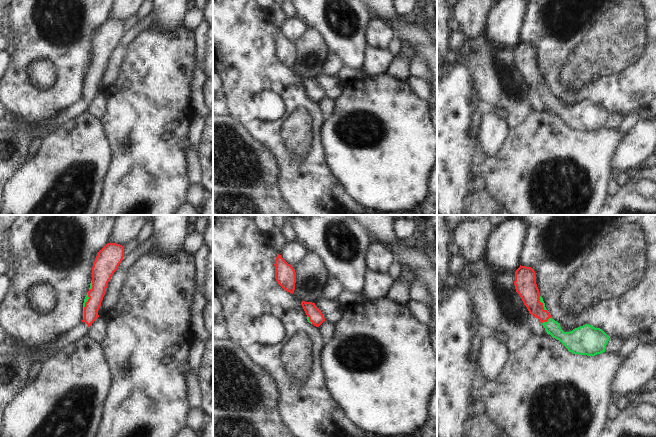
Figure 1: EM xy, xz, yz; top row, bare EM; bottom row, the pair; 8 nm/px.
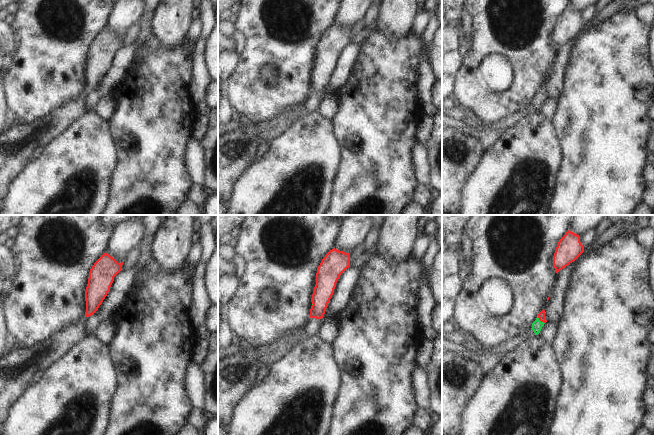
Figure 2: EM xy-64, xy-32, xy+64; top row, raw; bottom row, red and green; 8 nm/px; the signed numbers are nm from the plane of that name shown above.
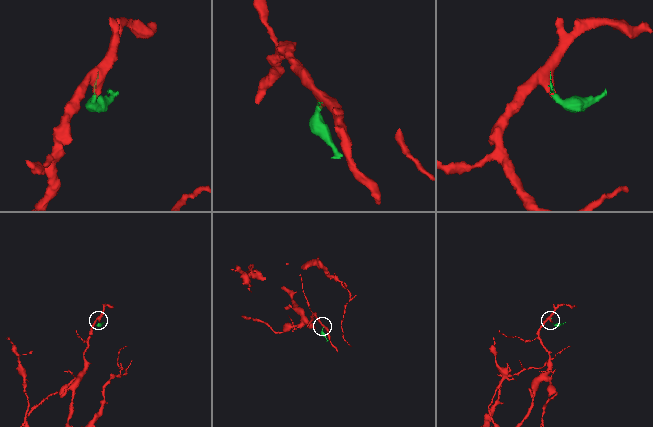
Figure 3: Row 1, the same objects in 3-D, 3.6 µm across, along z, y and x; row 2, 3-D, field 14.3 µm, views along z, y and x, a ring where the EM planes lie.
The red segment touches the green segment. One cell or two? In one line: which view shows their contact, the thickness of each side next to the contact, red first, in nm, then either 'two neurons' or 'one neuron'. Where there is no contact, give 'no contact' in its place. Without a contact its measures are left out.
yz | 150/140 nm | one neuron

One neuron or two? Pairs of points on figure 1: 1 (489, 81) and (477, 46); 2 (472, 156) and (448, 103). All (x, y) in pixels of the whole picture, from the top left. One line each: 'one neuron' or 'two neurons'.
1: one neuron
2: one neuron

